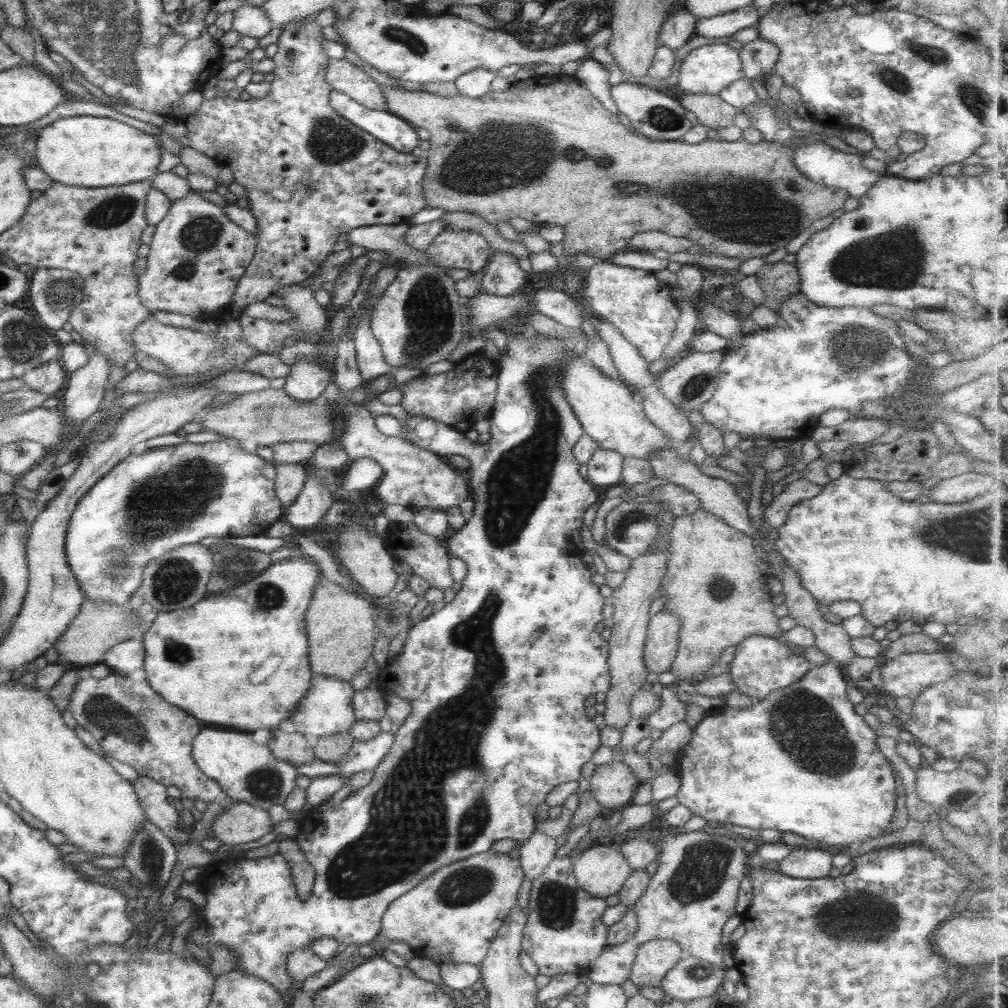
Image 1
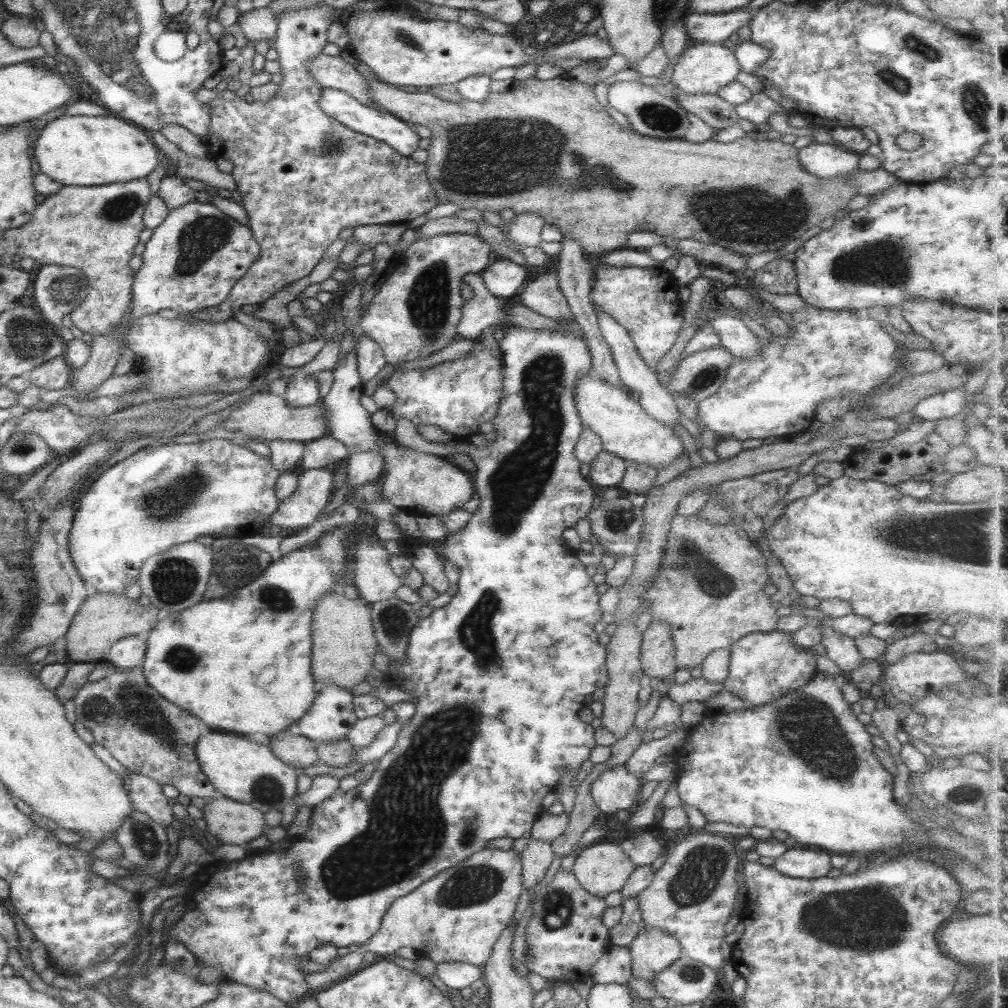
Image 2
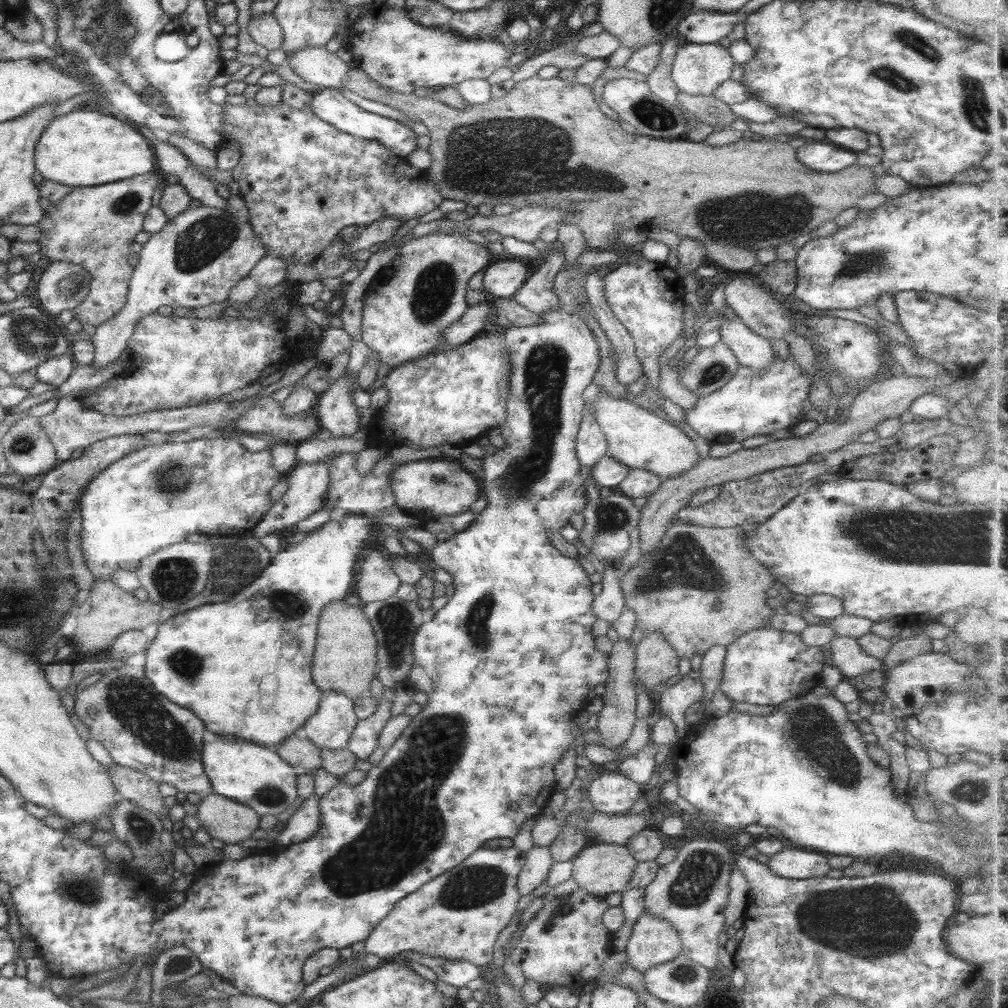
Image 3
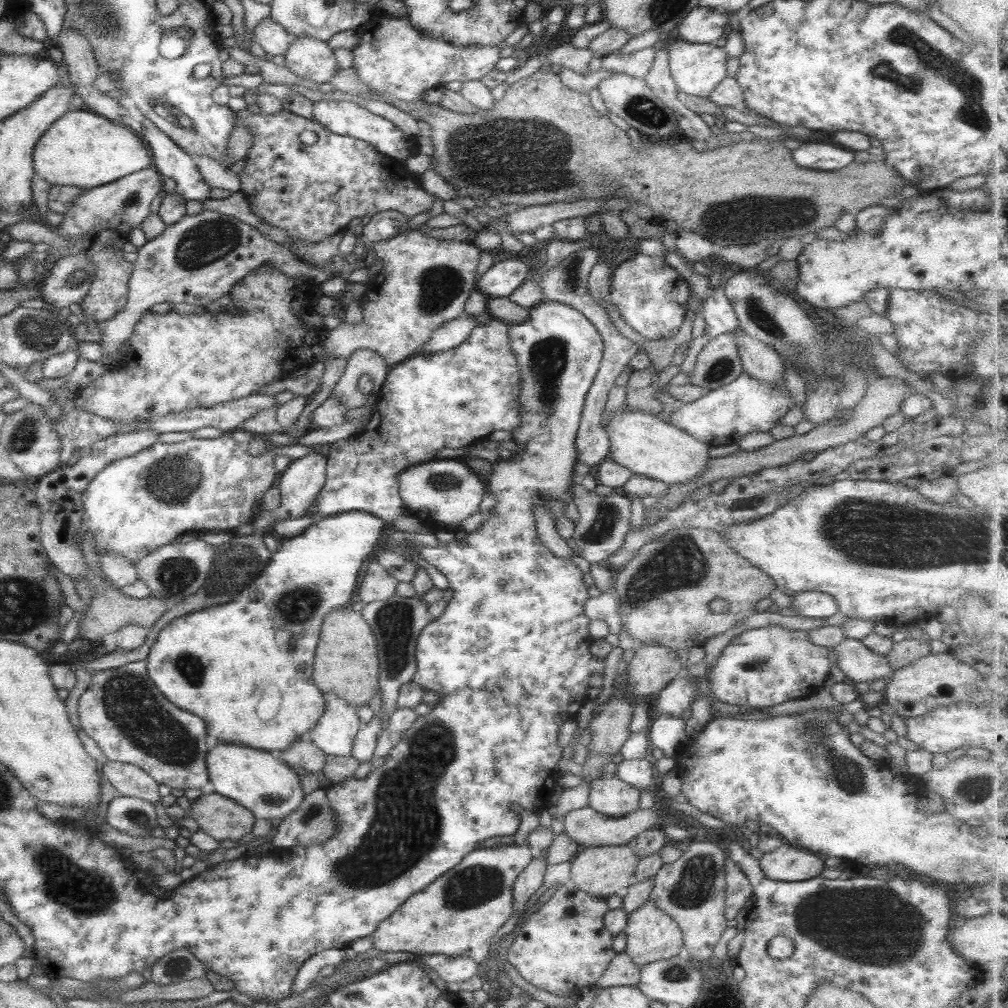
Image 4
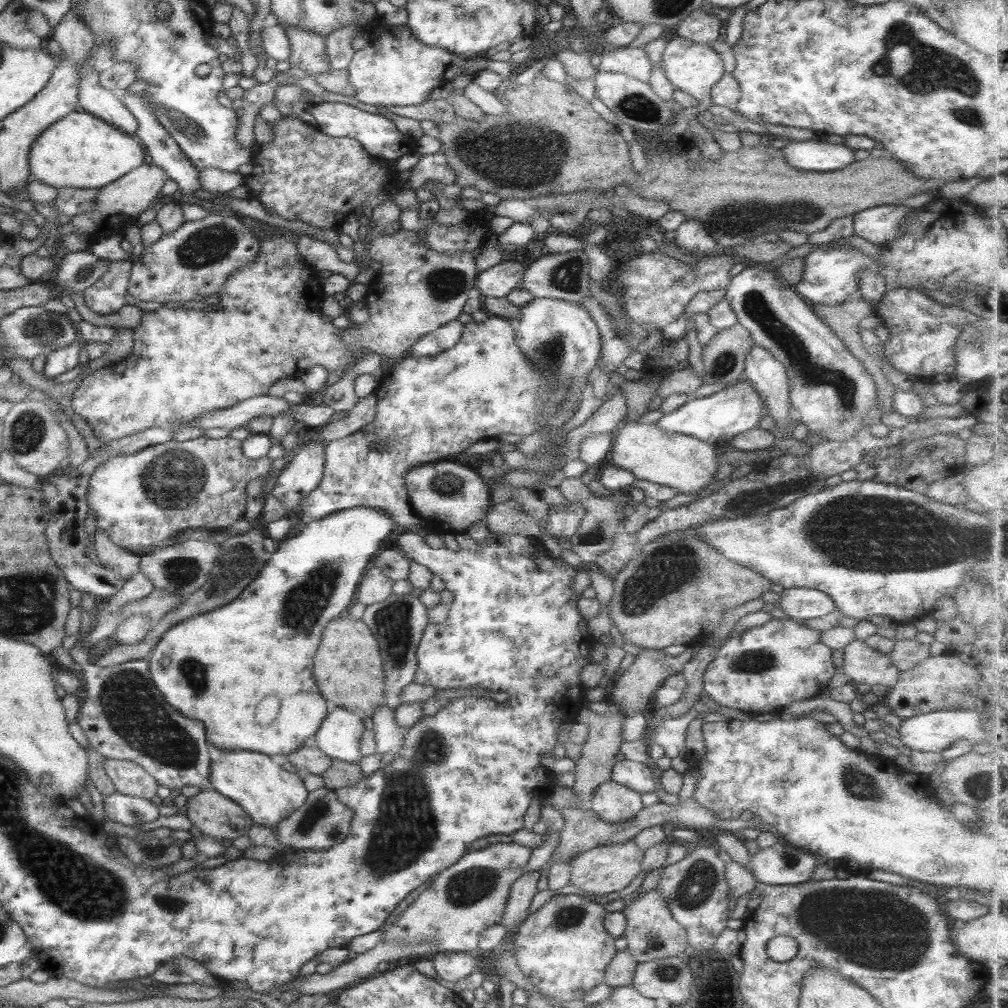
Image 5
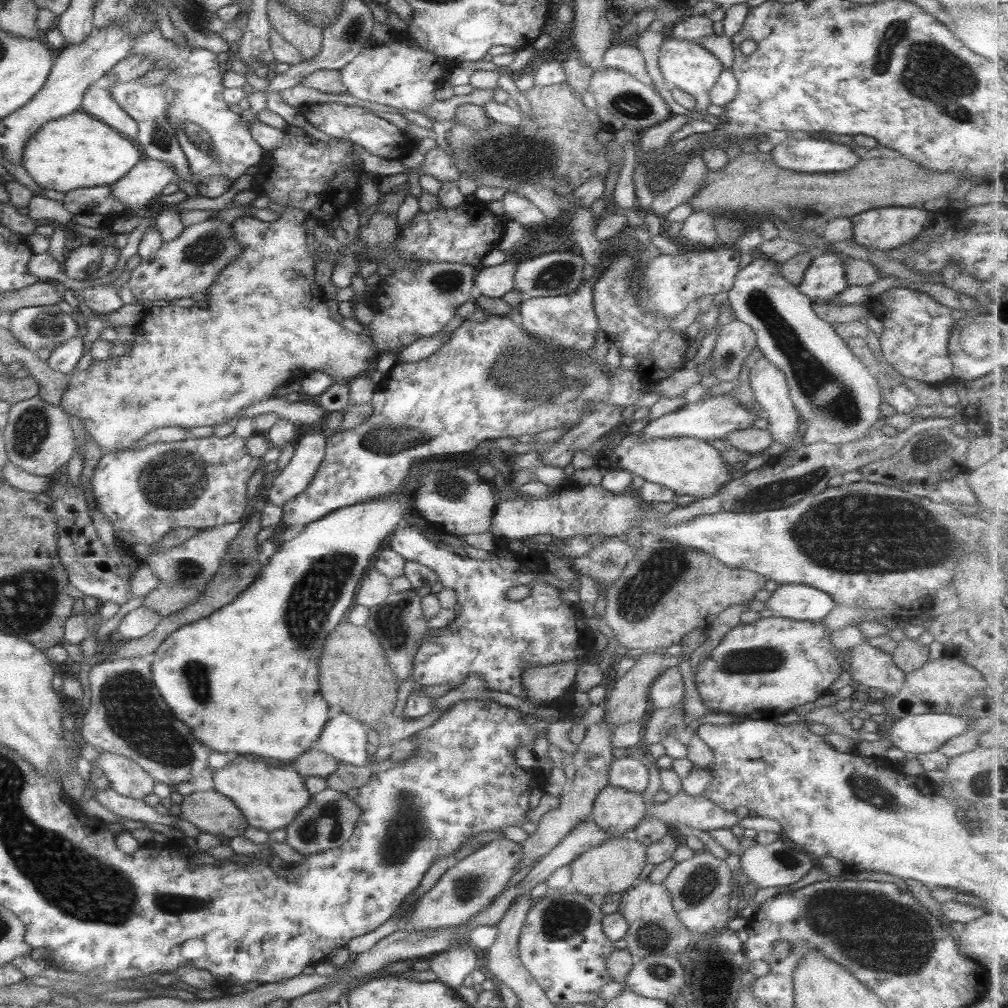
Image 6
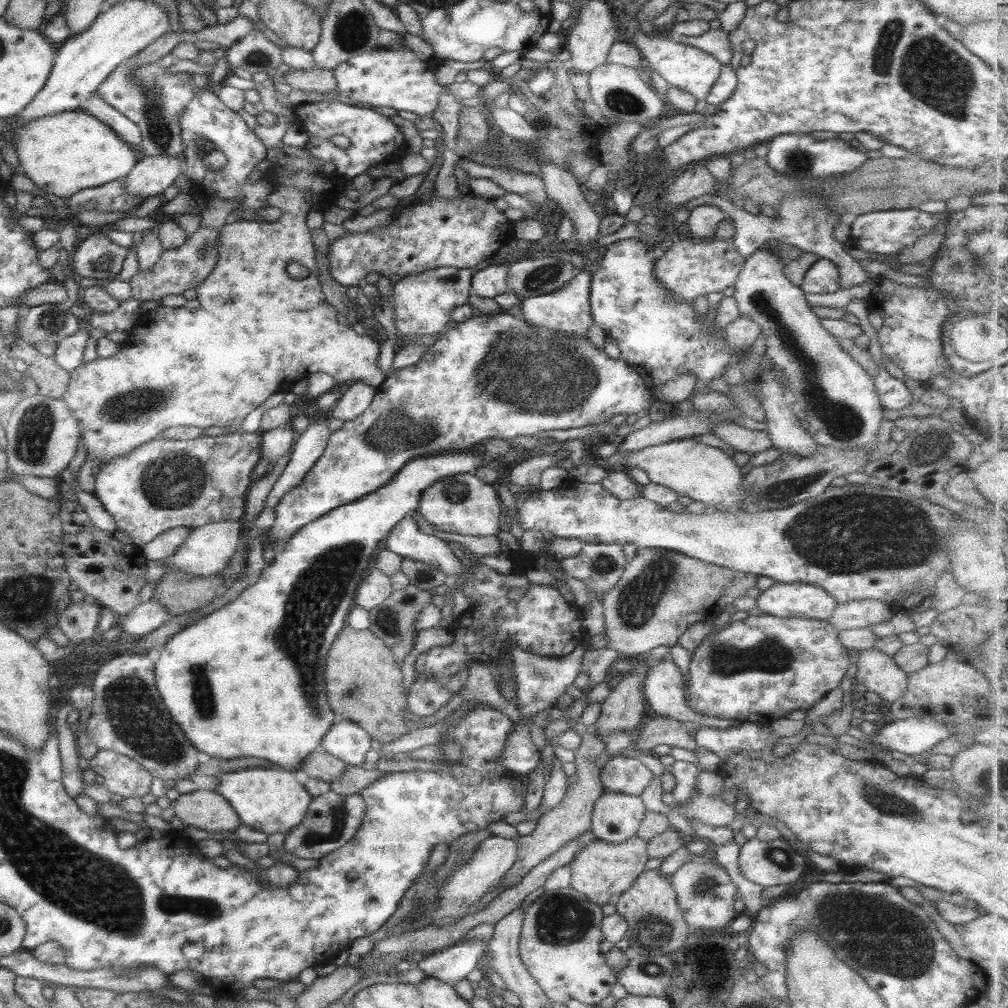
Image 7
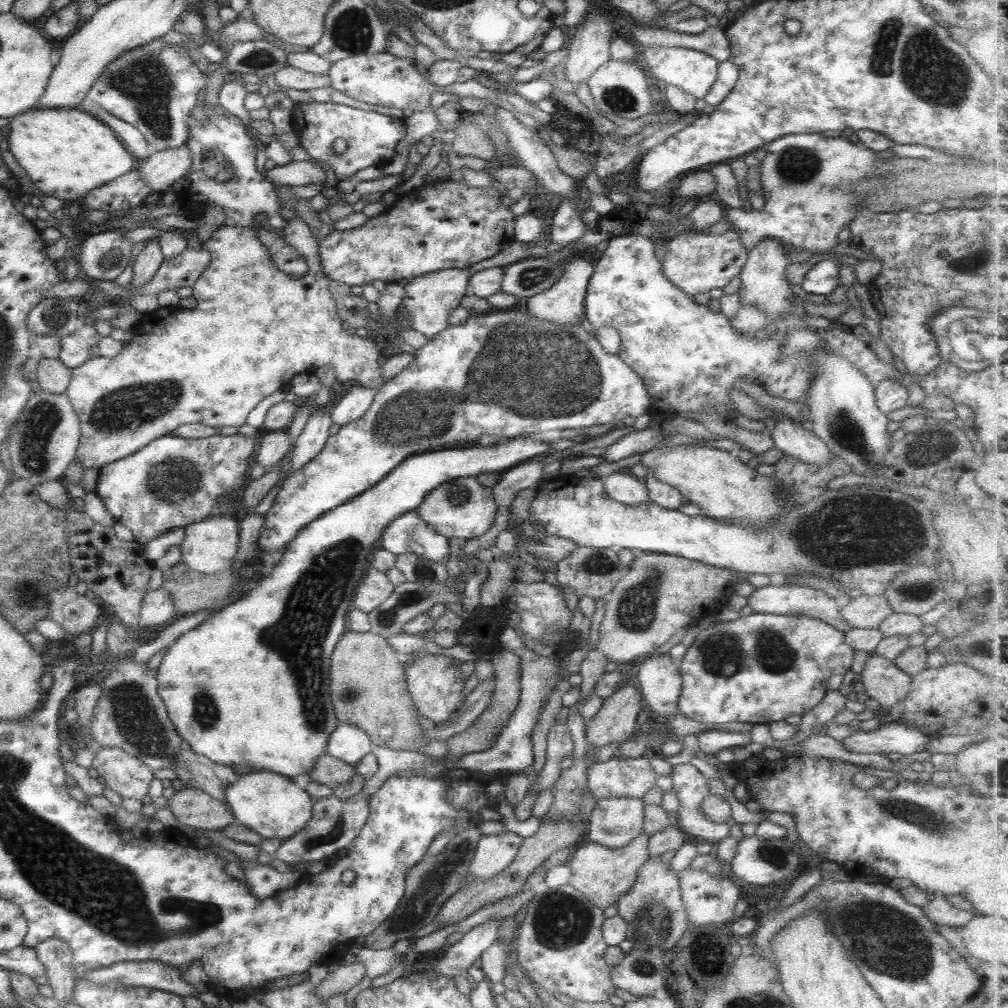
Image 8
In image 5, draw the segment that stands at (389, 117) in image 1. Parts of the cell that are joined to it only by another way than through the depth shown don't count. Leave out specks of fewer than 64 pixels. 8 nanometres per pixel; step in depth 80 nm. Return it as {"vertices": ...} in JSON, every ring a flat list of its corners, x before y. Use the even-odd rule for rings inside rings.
{"vertices":[[341,102,312,103,309,111,315,120,315,127,331,138,352,138,361,144,365,152,373,158,395,161,403,154,409,152,413,146,411,136,405,135,395,129,393,121,383,115,376,115,365,110]]}

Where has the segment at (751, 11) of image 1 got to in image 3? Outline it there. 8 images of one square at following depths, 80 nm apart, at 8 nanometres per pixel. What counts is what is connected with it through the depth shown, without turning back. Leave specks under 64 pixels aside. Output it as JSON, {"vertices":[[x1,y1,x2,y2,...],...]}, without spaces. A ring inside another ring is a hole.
{"vertices":[[695,9,676,24,675,30,687,43,713,44,725,38,733,30,733,26,743,19,735,12,716,13]]}

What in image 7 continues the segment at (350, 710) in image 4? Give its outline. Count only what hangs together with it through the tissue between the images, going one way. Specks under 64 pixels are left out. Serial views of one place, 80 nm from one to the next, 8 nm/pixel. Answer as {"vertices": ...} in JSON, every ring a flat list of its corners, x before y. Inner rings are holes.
{"vertices":[[334,720,330,730,321,738,319,750,350,767,359,767,363,764,365,753,370,750,370,741,369,734,353,721]]}

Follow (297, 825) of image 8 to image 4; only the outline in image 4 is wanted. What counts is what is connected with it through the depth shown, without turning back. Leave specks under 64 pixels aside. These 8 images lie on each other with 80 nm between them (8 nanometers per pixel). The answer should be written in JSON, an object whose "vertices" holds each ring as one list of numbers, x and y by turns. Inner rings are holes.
{"vertices":[[217,743,205,755,205,764,213,793,249,810,255,819,267,819,276,823,291,814,304,798,299,786,300,773,287,763,273,758,269,751]]}

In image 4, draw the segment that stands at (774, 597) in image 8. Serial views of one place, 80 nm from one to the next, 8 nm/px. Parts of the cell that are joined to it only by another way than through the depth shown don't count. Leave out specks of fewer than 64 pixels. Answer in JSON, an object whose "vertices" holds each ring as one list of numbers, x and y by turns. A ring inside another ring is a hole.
{"vertices":[[819,591,796,592,791,597,791,607,799,616,807,618,829,618,838,611,833,597]]}

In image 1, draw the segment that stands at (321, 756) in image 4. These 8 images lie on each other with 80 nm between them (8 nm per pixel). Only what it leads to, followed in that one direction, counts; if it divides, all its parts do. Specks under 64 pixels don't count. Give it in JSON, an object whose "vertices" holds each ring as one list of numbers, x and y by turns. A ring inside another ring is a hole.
{"vertices":[[275,729,270,732,266,746,276,759,296,767,301,764,309,764,313,760,312,743,312,739,297,732,287,734,282,730]]}

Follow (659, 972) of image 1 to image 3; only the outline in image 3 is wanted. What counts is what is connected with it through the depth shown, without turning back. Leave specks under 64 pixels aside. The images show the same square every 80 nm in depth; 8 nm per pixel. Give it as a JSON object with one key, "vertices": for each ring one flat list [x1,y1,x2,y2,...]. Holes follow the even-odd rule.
{"vertices":[[642,912,631,932,623,954,625,963,637,972,643,973,682,954,675,929,660,918]]}

